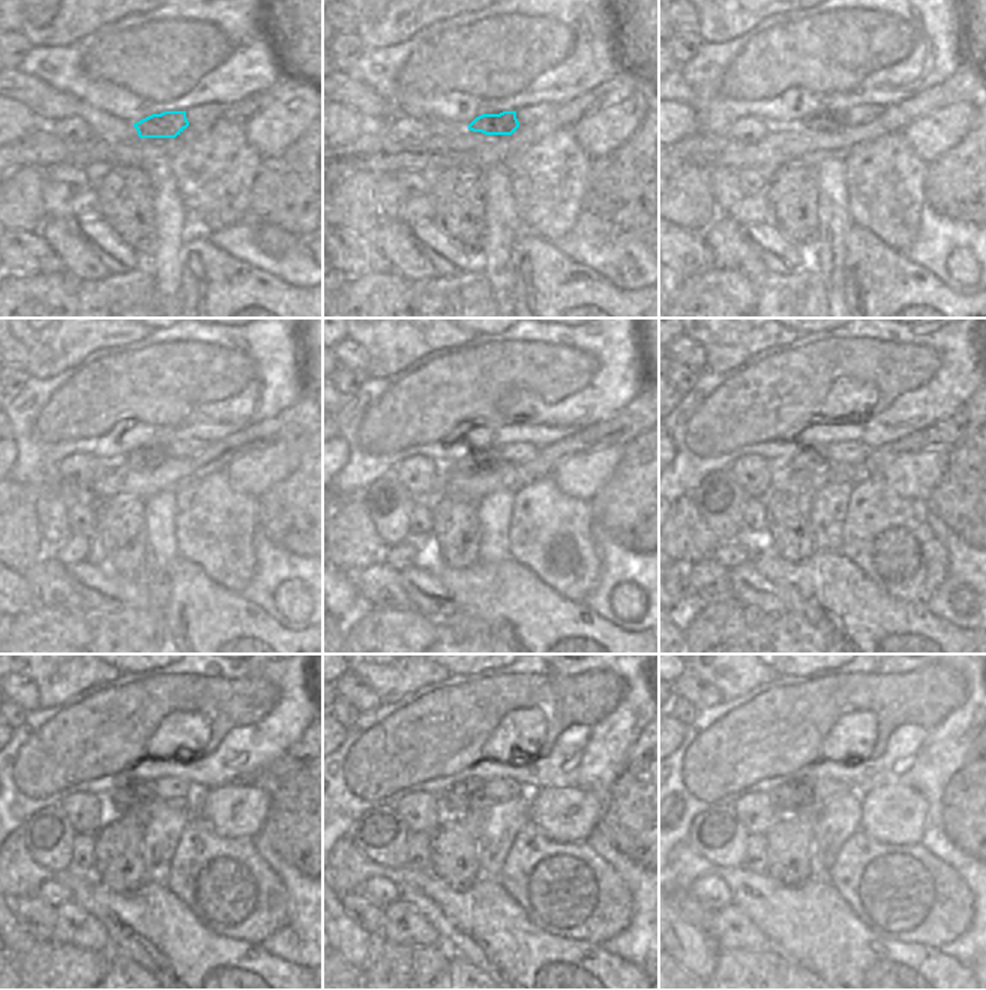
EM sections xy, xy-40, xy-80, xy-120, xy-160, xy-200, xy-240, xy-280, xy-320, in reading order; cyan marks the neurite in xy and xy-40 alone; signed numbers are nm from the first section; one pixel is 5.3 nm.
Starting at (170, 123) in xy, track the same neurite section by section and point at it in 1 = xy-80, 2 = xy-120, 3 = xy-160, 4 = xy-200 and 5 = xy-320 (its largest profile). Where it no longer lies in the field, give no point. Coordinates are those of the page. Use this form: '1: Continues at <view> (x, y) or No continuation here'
1: Continues at xy-80 (820, 122)
2: Continues at xy-120 (147, 456)
3: Continues at xy-160 (474, 461)
4: Continues at xy-200 (811, 459)
5: Continues at xy-320 (797, 795)

